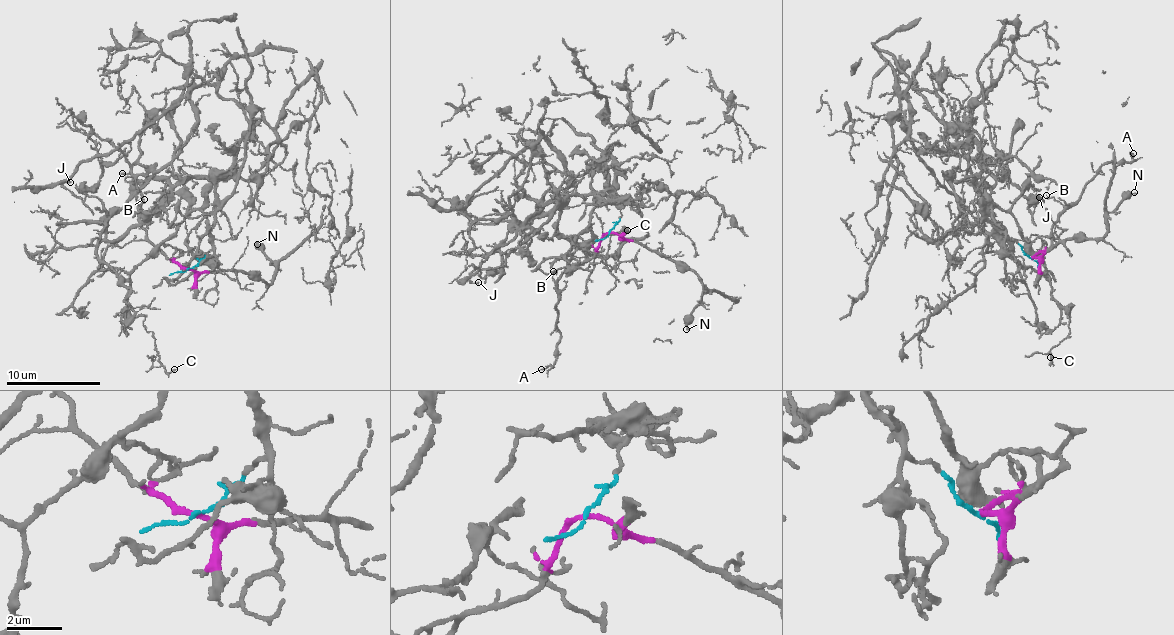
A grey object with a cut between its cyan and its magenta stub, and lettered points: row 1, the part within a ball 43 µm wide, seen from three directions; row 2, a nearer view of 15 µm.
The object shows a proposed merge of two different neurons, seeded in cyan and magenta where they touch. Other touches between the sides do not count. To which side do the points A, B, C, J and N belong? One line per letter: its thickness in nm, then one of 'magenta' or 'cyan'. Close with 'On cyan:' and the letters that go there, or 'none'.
A: calibre 120 nm; magenta
B: calibre 110 nm; magenta
C: calibre 130 nm; cyan
J: calibre 120 nm; cyan
N: calibre 380 nm; magenta
On cyan: C, J

